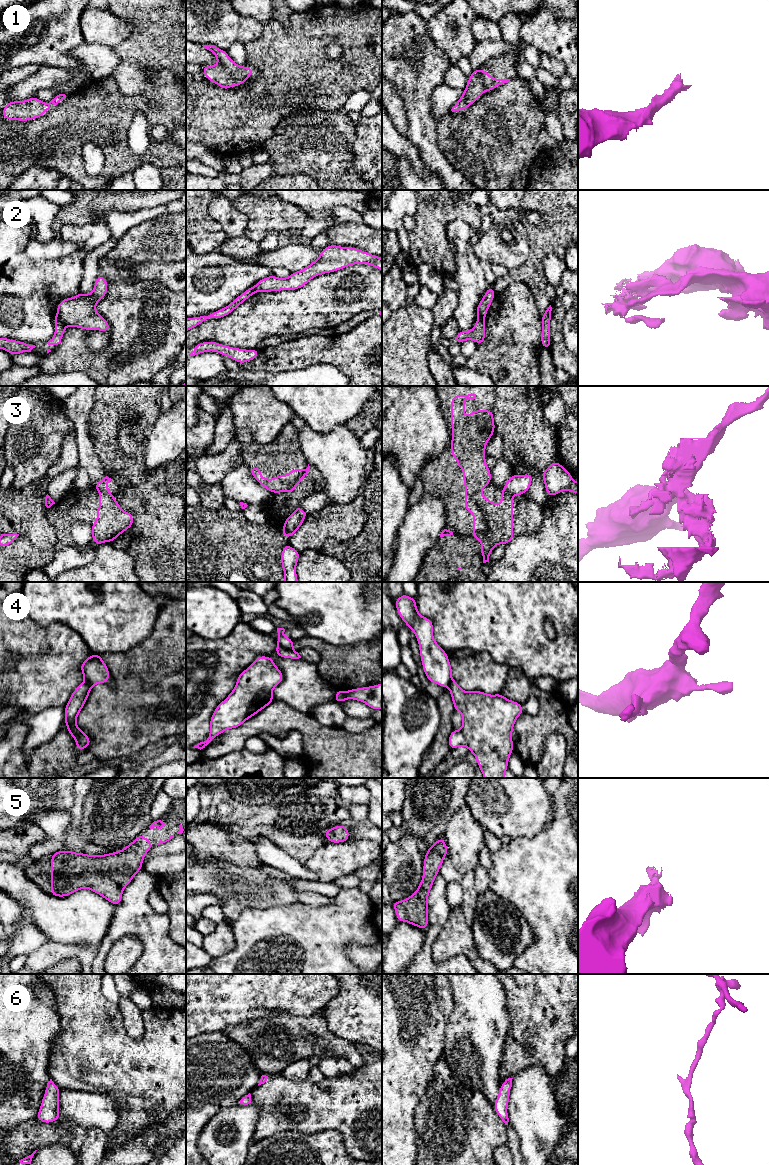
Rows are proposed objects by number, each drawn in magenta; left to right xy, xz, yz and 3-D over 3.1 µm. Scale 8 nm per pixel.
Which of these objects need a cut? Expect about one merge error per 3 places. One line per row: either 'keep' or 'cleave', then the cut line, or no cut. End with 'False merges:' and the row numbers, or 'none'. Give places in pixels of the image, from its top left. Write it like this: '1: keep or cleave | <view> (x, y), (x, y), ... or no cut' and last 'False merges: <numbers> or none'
1: keep | no cut
2: cleave | xy (56, 316), (65, 326)
3: cleave | xy (99, 491), (110, 493)
4: cleave | xz (278, 644), (292, 650)
5: keep | no cut
6: keep | no cut
False merges: 2, 3, 4

